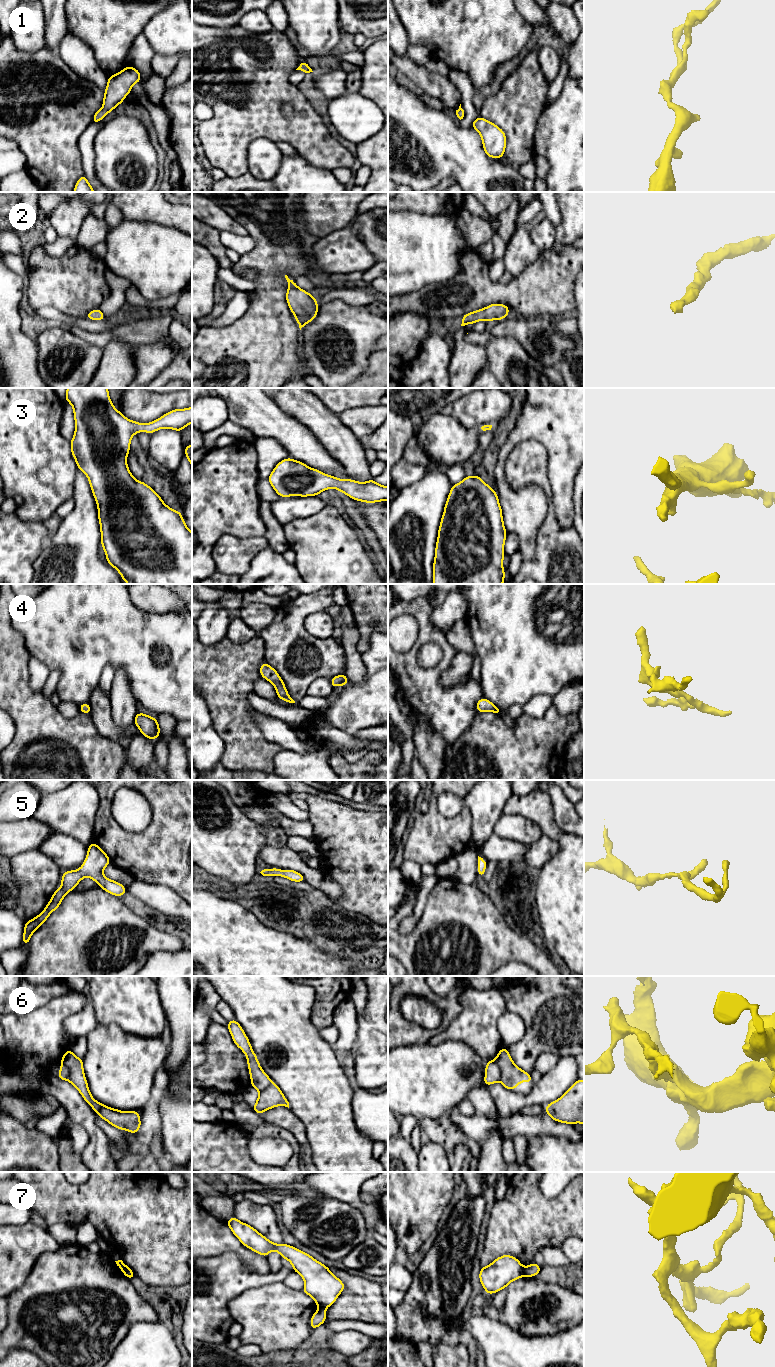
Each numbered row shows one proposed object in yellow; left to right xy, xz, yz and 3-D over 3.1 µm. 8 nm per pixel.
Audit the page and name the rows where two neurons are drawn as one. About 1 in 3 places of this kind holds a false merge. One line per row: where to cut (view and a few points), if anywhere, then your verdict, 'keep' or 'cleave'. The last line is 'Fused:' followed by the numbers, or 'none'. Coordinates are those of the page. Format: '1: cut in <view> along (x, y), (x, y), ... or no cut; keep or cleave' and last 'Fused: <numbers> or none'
1: no cut; keep
2: no cut; keep
3: no cut; keep
4: no cut; keep
5: no cut; keep
6: cut in yz along (494, 1060), (499, 1068), (499, 1080); cleave
7: cut in yz along (523, 1267), (525, 1275); cleave
Fused: 6, 7

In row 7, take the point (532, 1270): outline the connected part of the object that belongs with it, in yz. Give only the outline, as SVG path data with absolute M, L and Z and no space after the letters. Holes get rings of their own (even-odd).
M533 1262L527 1267L524 1267L524 1275L528 1277L535 1277L538 1273L540 1273L541 1267Z

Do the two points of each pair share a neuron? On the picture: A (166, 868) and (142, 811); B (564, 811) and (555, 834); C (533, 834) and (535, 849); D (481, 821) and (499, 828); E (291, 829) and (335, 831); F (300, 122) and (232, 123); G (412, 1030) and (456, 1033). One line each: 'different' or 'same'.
A: different
B: different
C: different
D: different
E: different
F: same
G: different

